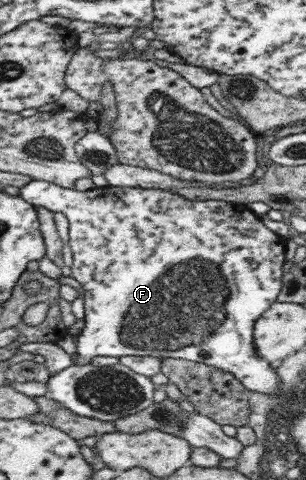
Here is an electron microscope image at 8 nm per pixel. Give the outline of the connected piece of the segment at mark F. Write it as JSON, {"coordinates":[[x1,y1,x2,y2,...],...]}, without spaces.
{"coordinates":[[31,180,20,188,19,194,29,203,46,207,51,211,59,211,69,221,69,245,73,253,71,276,82,285,85,314,84,328,74,338,76,343,74,364,87,365,93,357,106,356,121,358,125,356,173,358,189,362,204,363,217,369,233,374,249,391,256,391,268,396,274,396,279,389,278,377,269,363,257,356,253,348,253,325,256,320,268,310,279,295,282,287,282,271,285,257,283,246,286,240,263,226,259,215,251,212,246,205,219,200,189,201,180,195,167,190,157,190,140,187,95,187,92,190,77,191,65,188,50,181]]}

